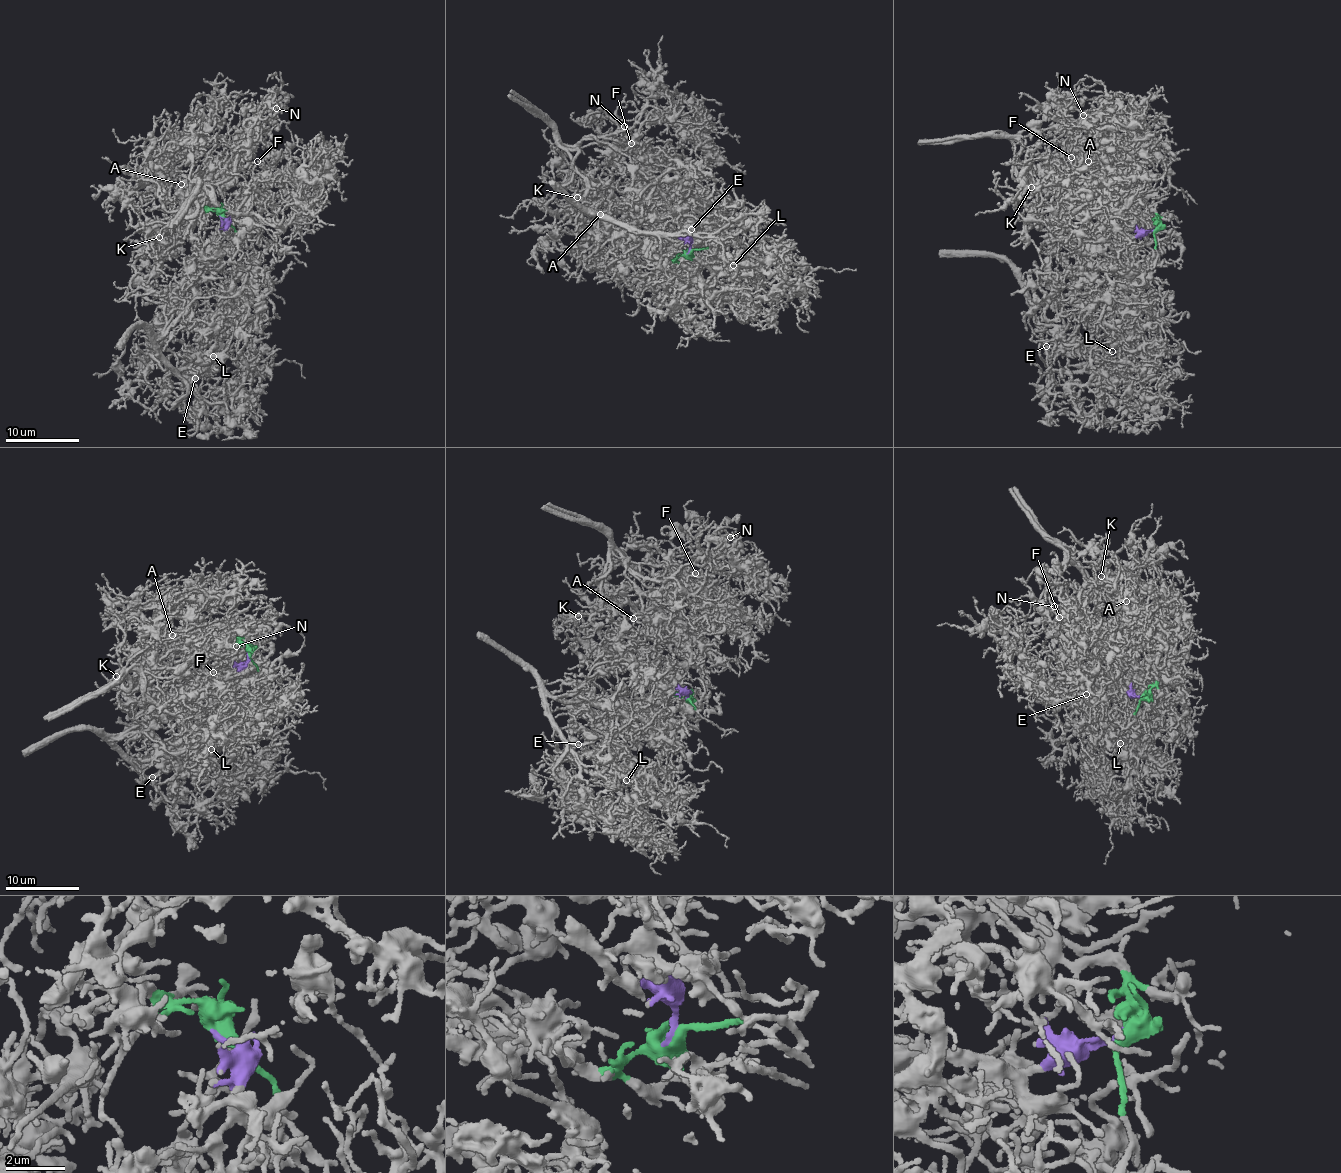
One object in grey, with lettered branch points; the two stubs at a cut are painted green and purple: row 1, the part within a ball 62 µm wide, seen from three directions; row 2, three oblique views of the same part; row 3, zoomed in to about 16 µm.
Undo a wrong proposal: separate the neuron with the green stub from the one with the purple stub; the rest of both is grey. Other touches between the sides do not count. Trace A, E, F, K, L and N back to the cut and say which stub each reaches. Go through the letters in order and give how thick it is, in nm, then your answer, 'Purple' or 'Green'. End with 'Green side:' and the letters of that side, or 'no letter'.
A: Thickness 140 nm. Green
E: Thickness 200 nm. Purple
F: Thickness 160 nm. Green
K: Thickness 160 nm. Green
L: Thickness 150 nm. Purple
N: Thickness 140 nm. Green
Green side: A, F, K, N

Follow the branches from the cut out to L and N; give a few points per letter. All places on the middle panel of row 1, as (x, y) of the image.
L: (689, 252), (685, 214), (710, 232), (712, 225), (715, 228), (707, 230), (703, 242), (706, 249), (733, 265)
N: (689, 252), (670, 260), (628, 235), (636, 218), (649, 215), (626, 209), (647, 186), (624, 125)

